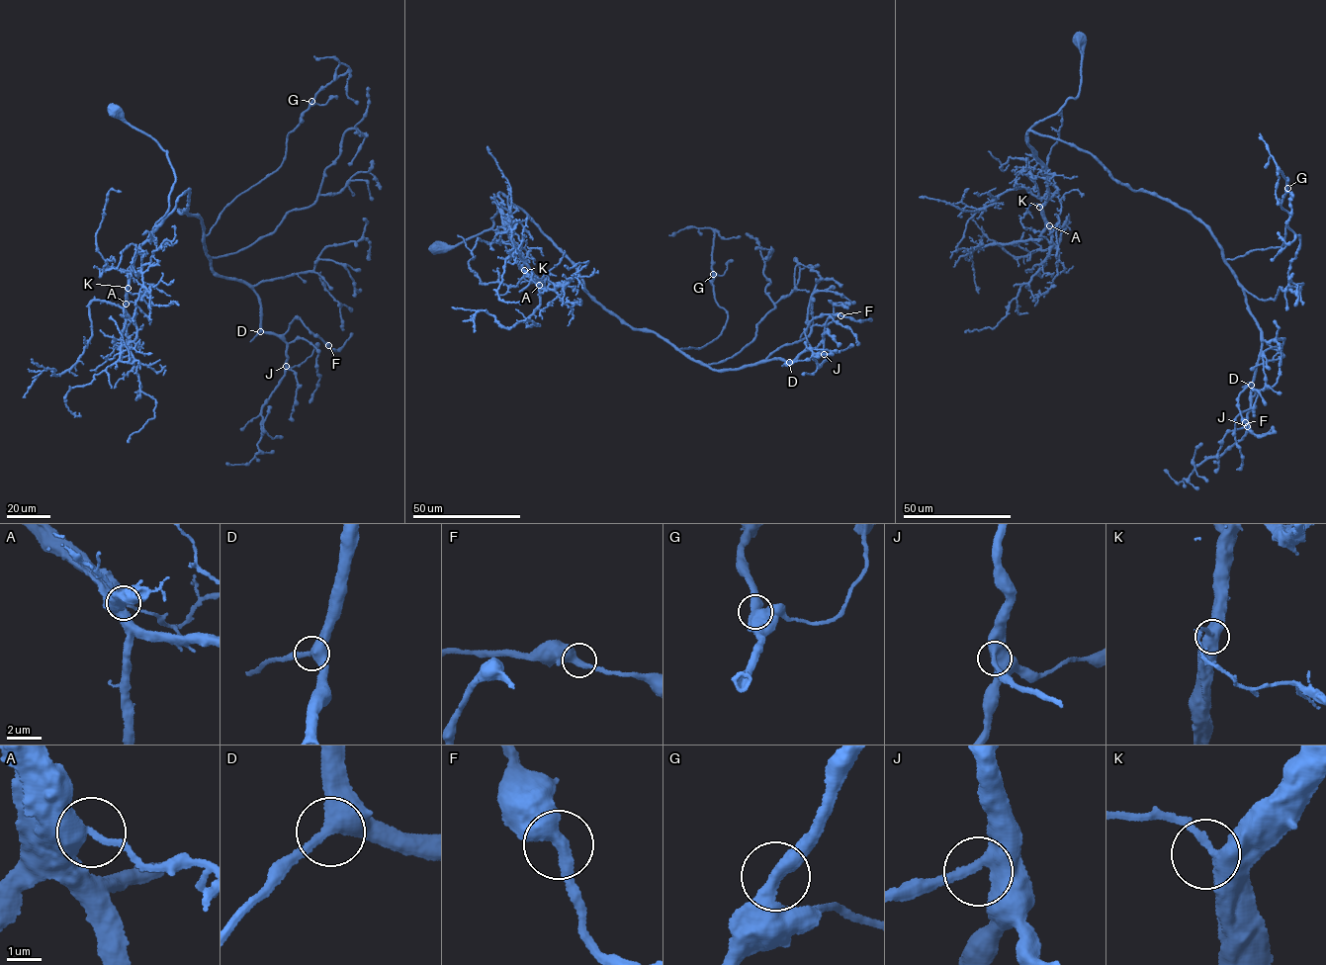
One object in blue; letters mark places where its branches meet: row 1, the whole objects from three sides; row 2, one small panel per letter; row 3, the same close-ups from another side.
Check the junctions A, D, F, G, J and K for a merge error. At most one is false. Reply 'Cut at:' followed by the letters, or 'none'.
Cut at: none

